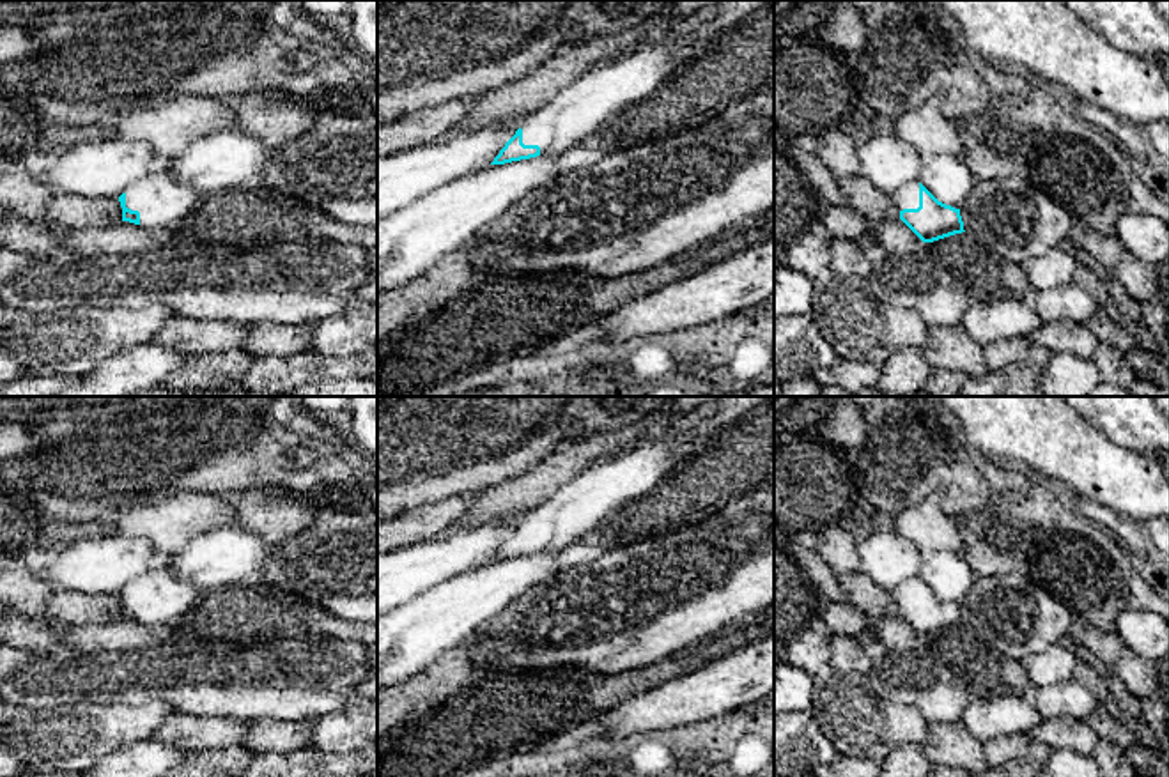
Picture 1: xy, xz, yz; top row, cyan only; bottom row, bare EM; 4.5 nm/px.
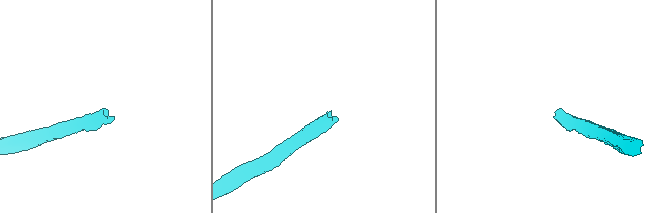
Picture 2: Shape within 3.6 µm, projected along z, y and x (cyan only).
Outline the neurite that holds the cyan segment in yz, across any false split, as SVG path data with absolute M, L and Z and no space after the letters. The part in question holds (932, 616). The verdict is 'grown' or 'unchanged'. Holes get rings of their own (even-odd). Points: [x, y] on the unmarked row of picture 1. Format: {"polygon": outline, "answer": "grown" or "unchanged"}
{"polygon": "M919 577L900 584L891 595L900 605L900 616L923 639L965 628L960 605L939 598Z", "answer": "grown"}

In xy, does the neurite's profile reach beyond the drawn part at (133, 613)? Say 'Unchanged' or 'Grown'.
Grown

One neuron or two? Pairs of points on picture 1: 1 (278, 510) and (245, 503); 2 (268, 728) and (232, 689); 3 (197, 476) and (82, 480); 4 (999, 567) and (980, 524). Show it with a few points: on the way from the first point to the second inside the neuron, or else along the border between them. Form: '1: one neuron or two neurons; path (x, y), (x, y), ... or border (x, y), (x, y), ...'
1: one neuron; path (270, 510), (261, 510), (254, 505)
2: two neurons; border (303, 721), (259, 719), (254, 724)
3: one neuron; path (169, 476), (110, 476)
4: one neuron; path (999, 556), (999, 551), (987, 535)

